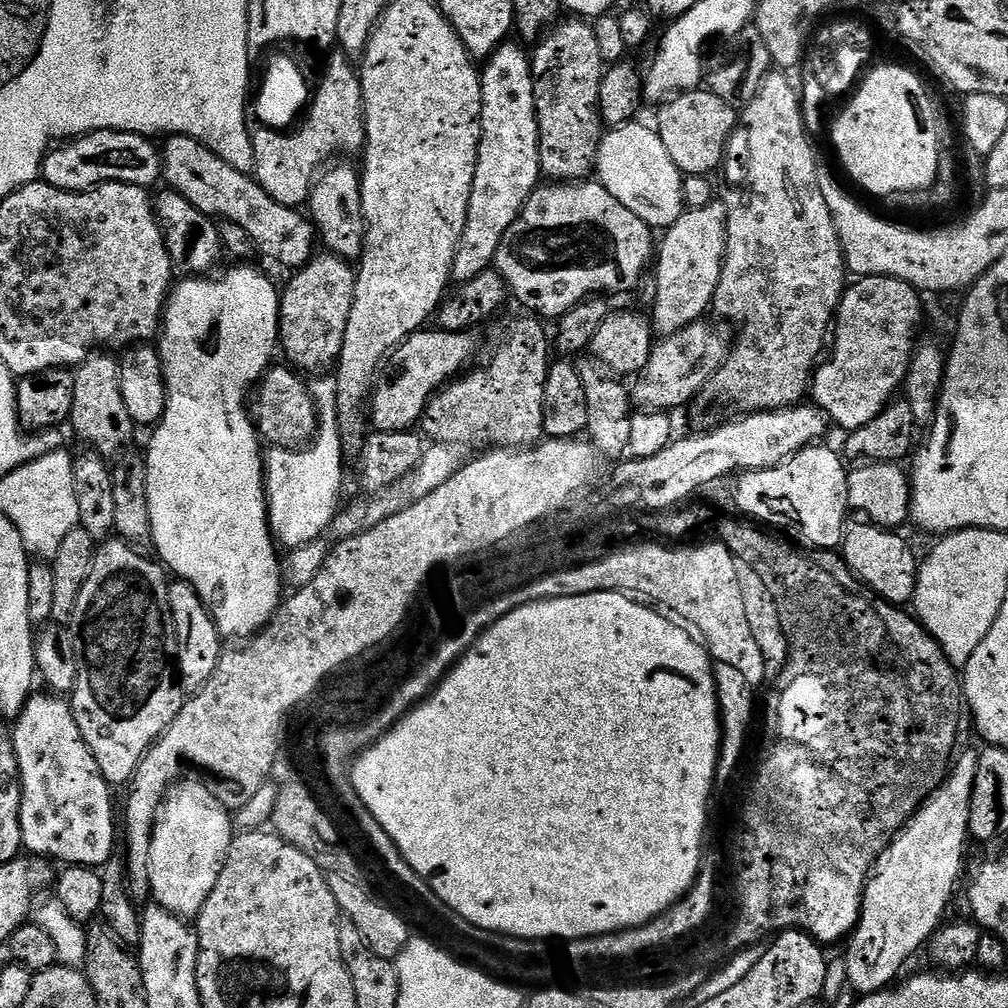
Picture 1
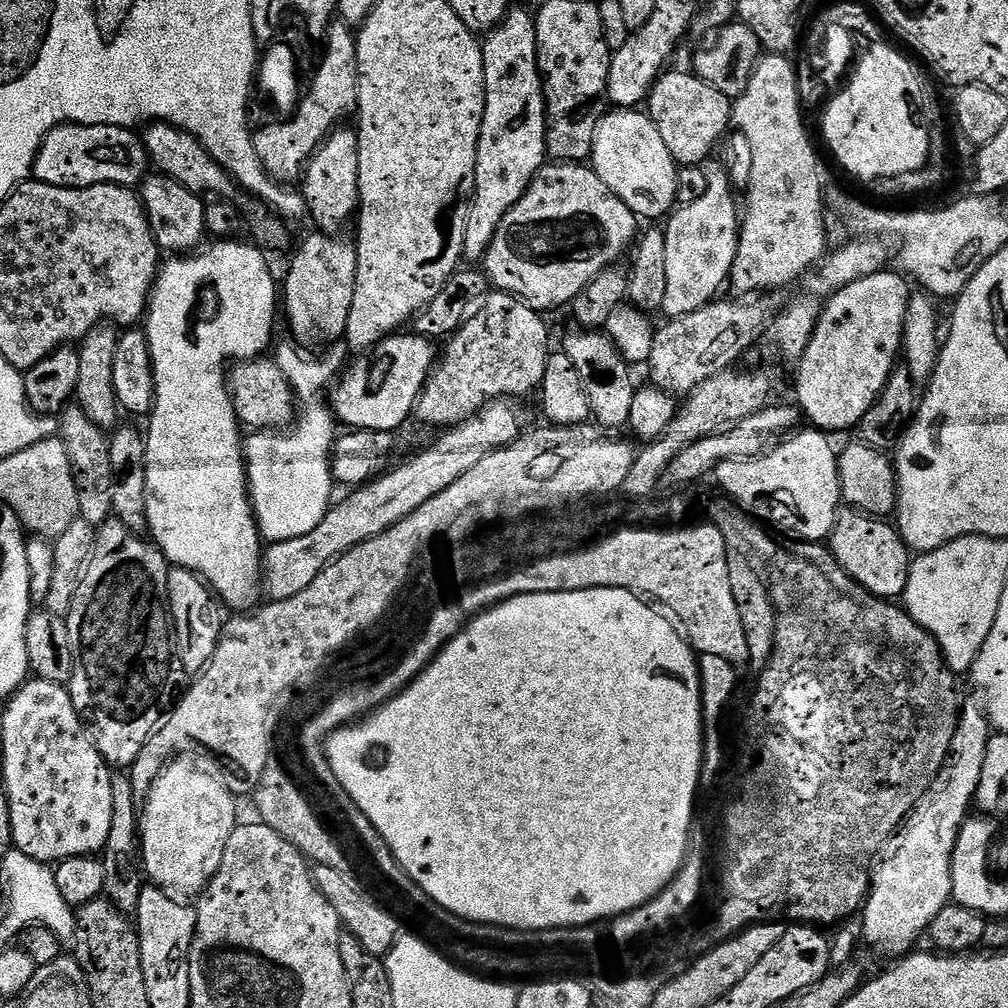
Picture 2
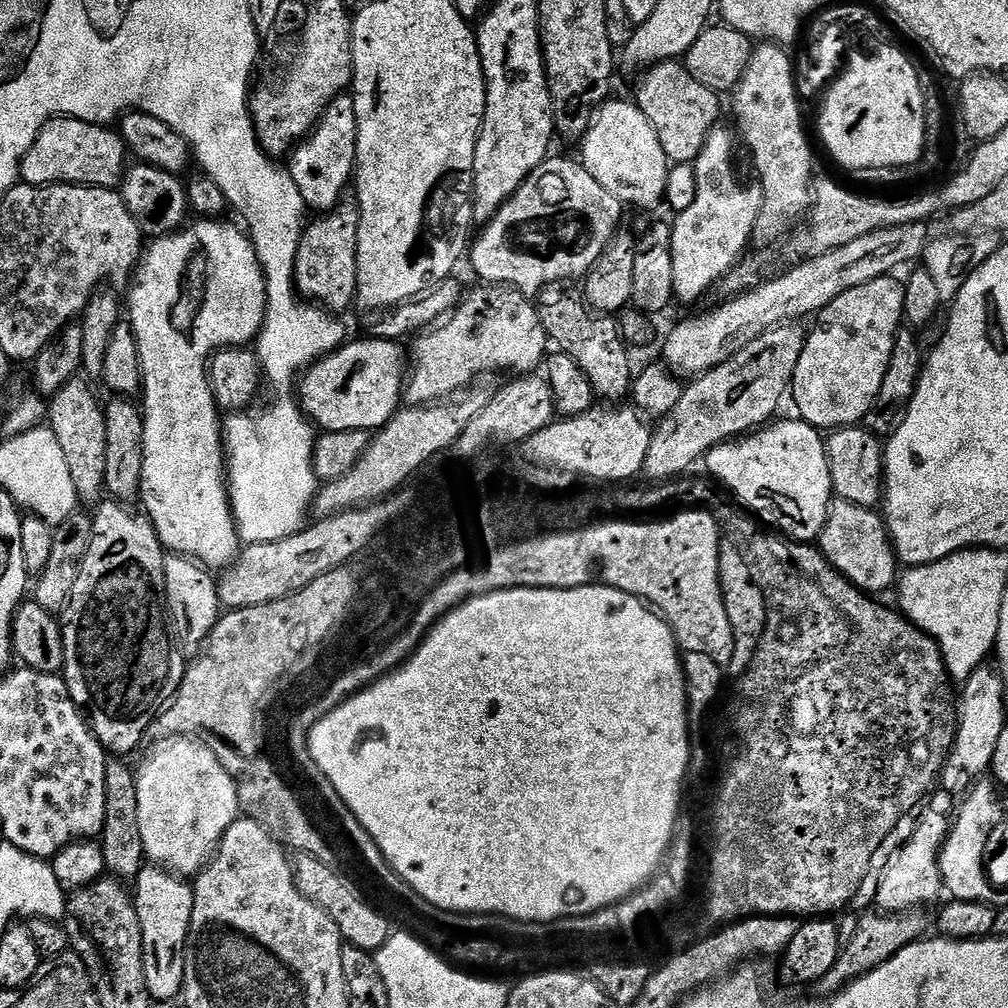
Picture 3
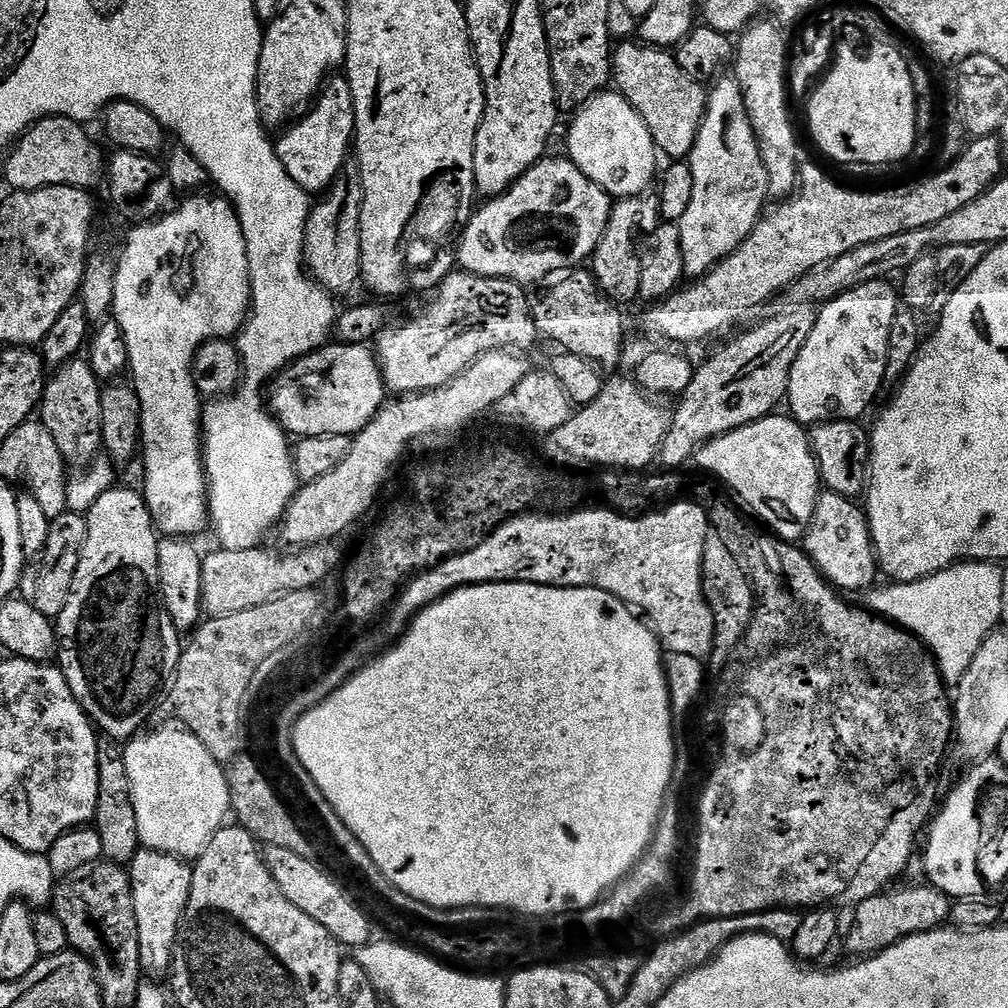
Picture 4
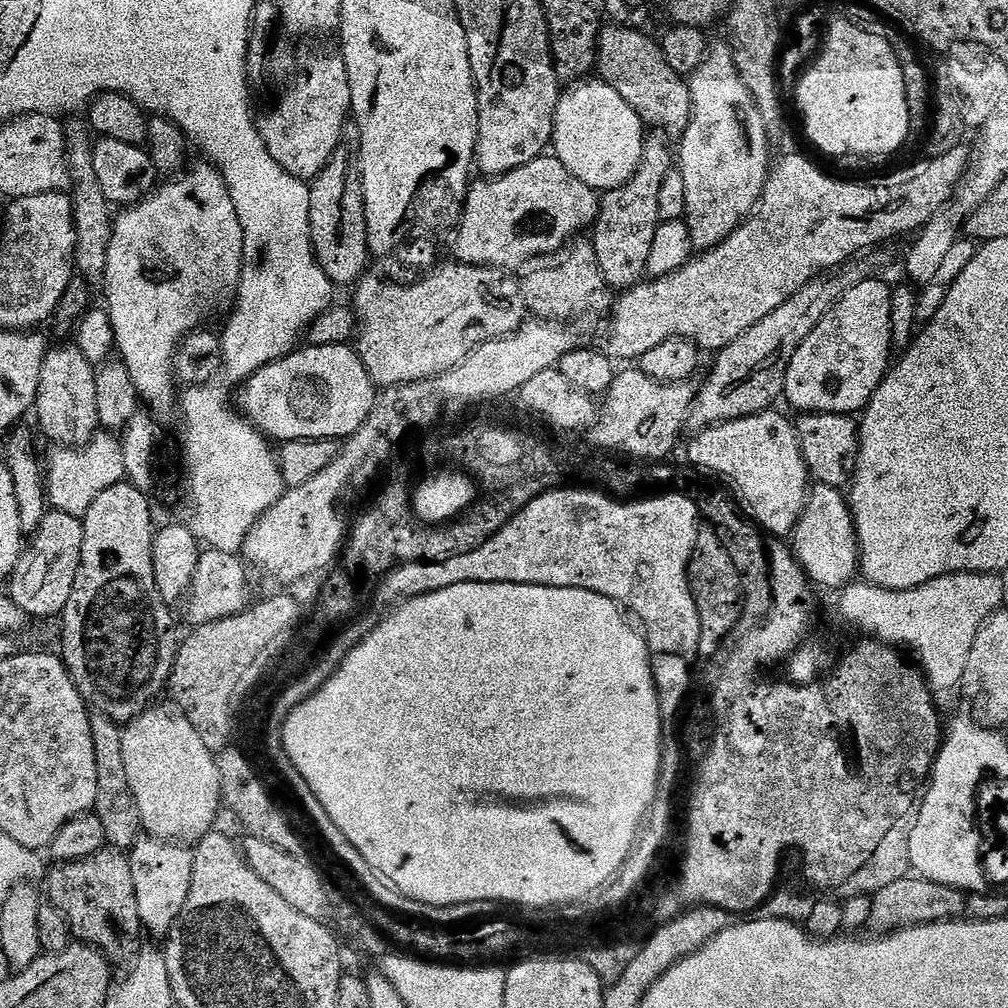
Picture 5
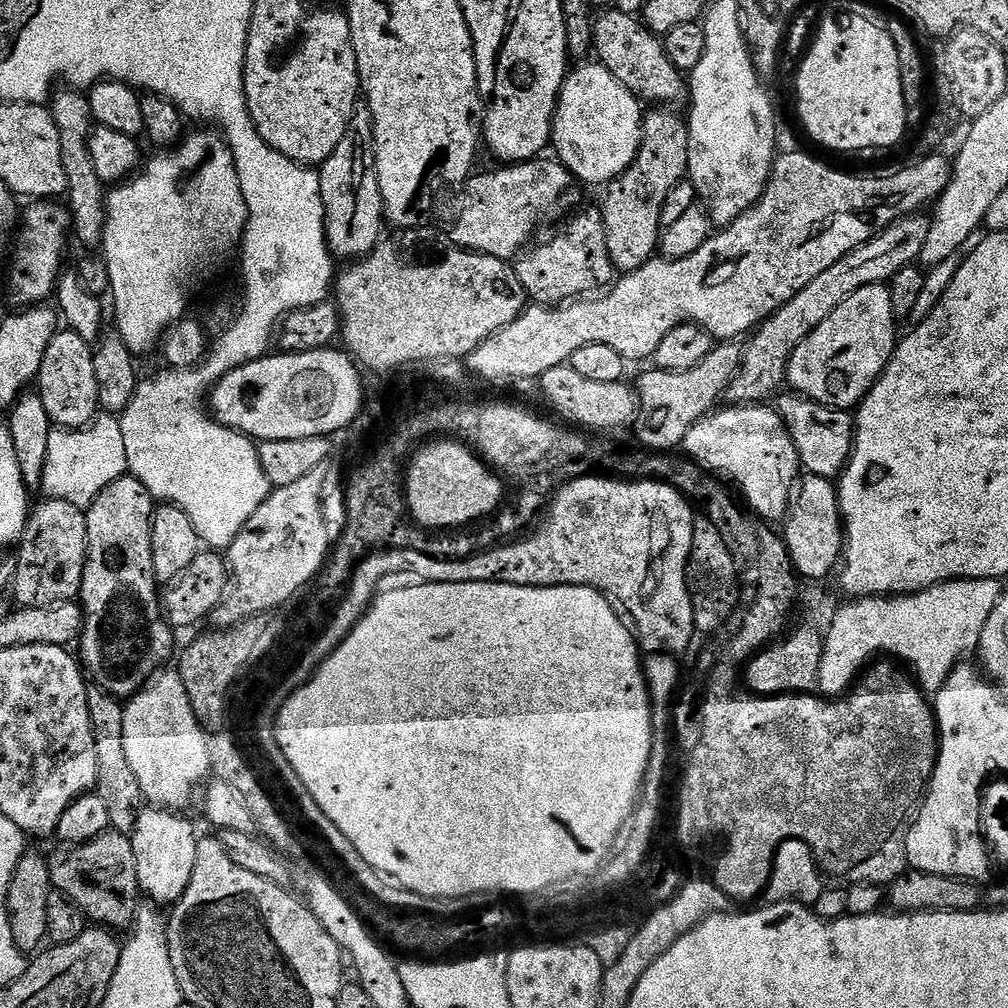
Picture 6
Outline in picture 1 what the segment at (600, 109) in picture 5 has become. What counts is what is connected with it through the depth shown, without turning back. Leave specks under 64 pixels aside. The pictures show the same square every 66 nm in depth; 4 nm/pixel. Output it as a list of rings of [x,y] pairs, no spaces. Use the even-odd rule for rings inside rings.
[[[640,123],[622,124],[601,139],[595,175],[599,183],[610,190],[622,206],[626,206],[626,210],[638,214],[638,218],[642,218],[649,228],[666,230],[678,222],[686,210],[684,176],[678,166],[674,166],[670,154],[666,154],[666,146],[662,146],[662,138],[655,127],[648,125],[647,128]]]

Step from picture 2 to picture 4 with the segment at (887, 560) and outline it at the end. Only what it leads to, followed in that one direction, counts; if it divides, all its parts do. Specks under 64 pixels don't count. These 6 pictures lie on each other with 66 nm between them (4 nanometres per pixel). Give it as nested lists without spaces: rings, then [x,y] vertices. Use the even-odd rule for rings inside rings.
[[[825,491],[816,503],[814,518],[808,533],[804,535],[802,547],[816,563],[816,569],[837,590],[863,593],[877,583],[878,561],[876,547],[872,544],[872,531],[868,525],[868,513],[855,499]]]

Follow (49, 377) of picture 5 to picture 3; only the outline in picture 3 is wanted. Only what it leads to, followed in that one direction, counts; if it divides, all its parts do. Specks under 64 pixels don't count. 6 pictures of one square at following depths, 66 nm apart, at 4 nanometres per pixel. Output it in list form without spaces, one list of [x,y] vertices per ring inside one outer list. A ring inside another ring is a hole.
[[[75,378],[62,390],[53,395],[48,402],[47,423],[57,437],[79,503],[86,508],[97,507],[104,498],[106,474],[106,426],[102,404],[86,384],[85,379]]]

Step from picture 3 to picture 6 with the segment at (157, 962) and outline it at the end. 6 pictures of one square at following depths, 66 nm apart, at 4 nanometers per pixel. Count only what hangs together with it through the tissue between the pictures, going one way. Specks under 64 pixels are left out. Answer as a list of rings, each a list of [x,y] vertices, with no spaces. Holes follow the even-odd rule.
[[[148,806],[141,811],[136,824],[130,829],[134,850],[134,870],[138,874],[138,886],[145,897],[149,896],[156,906],[171,906],[179,902],[190,886],[194,874],[194,862],[198,858],[198,835],[188,820],[179,820],[179,815],[165,814]]]

